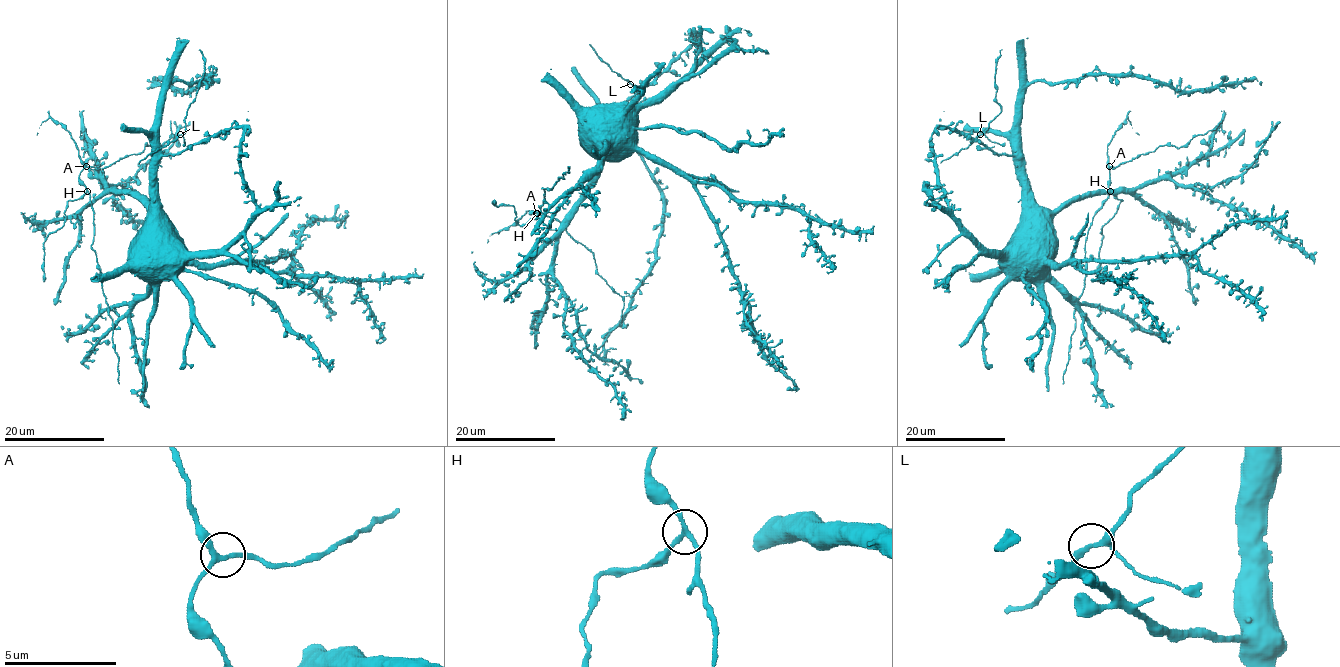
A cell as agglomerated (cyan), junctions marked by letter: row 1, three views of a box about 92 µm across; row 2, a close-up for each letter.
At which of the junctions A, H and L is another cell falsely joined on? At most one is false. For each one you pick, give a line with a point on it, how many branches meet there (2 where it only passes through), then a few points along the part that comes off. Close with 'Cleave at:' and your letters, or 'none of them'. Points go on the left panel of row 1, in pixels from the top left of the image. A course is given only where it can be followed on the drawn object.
H: place (87, 191); branches 3; course (87, 191), (69, 200), (64, 223), (48, 235), (43, 244), (43, 282)
Cleave at: H

